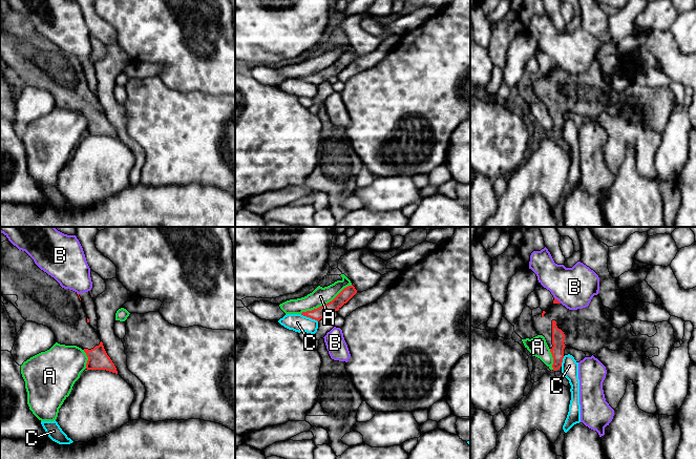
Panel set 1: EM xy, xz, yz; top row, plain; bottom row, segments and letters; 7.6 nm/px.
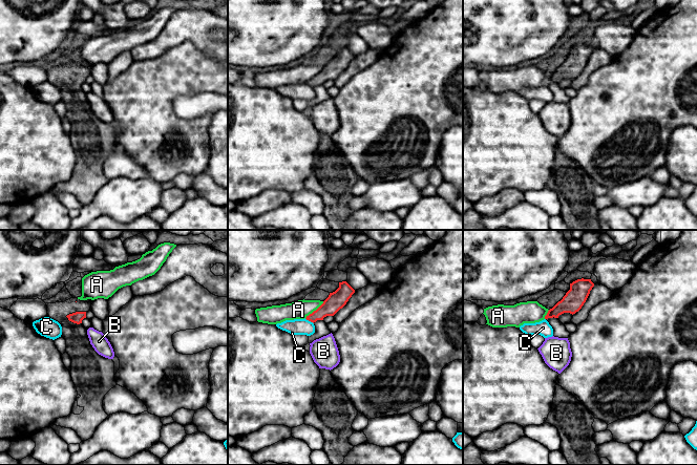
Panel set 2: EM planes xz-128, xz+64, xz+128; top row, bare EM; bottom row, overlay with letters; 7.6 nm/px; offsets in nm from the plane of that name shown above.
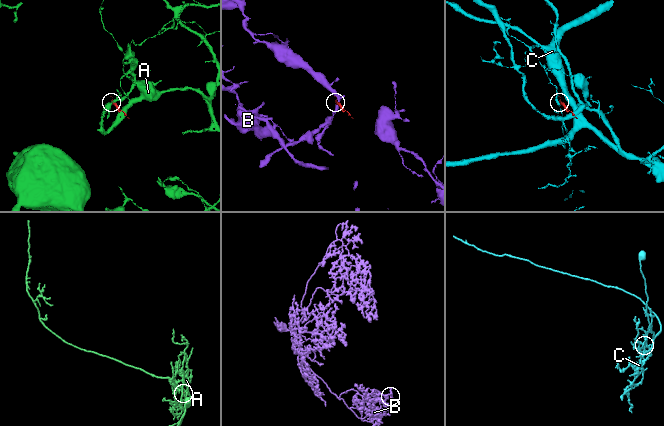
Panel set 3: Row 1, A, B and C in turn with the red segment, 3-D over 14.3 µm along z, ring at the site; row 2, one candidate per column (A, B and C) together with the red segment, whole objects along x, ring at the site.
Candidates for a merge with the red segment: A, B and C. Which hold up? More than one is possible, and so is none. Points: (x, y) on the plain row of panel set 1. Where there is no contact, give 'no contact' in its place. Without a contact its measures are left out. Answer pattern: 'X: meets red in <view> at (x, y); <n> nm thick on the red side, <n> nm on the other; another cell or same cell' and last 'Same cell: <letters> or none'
A: meets red in xz at (325, 68); 90 nm thick on the red side, 140 nm on the other; another cell
B: meets red in yz at (556, 64); 30 nm thick on the red side, 300 nm on the other; another cell
C: meets red in xz at (309, 81); 90 nm thick on the red side, 140 nm on the other; another cell
Same cell: none

